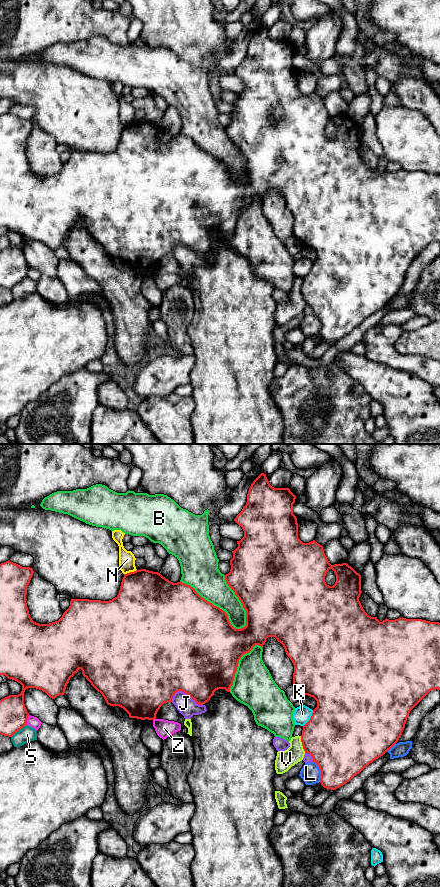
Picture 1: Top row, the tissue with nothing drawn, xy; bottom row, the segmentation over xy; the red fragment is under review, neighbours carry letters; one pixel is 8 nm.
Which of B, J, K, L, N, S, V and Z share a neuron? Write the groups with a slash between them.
B / J / K / L / N / S / V Z

